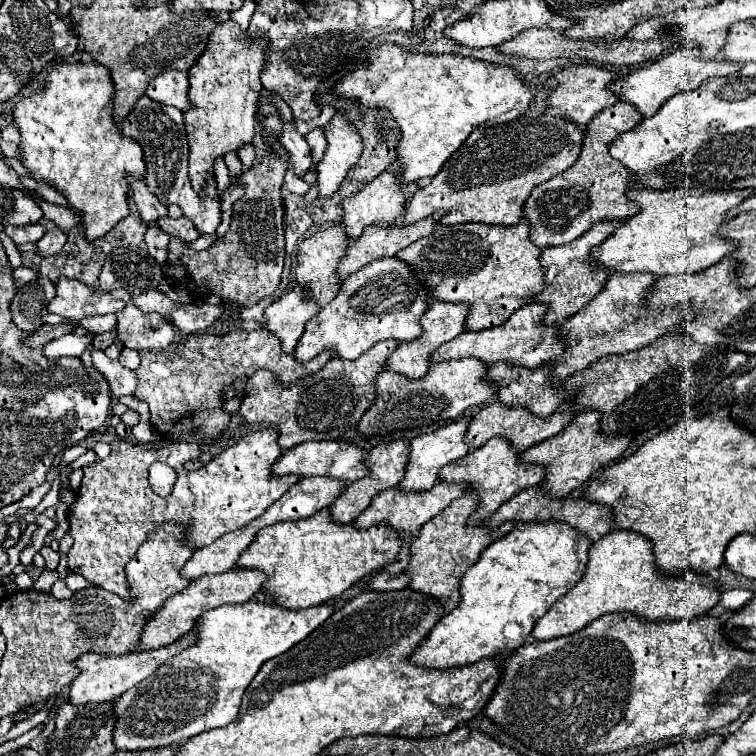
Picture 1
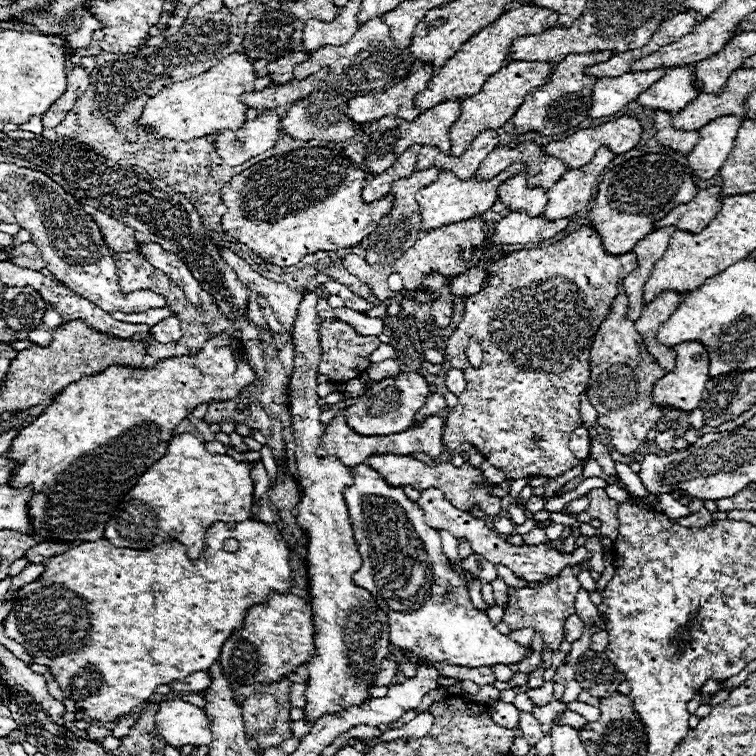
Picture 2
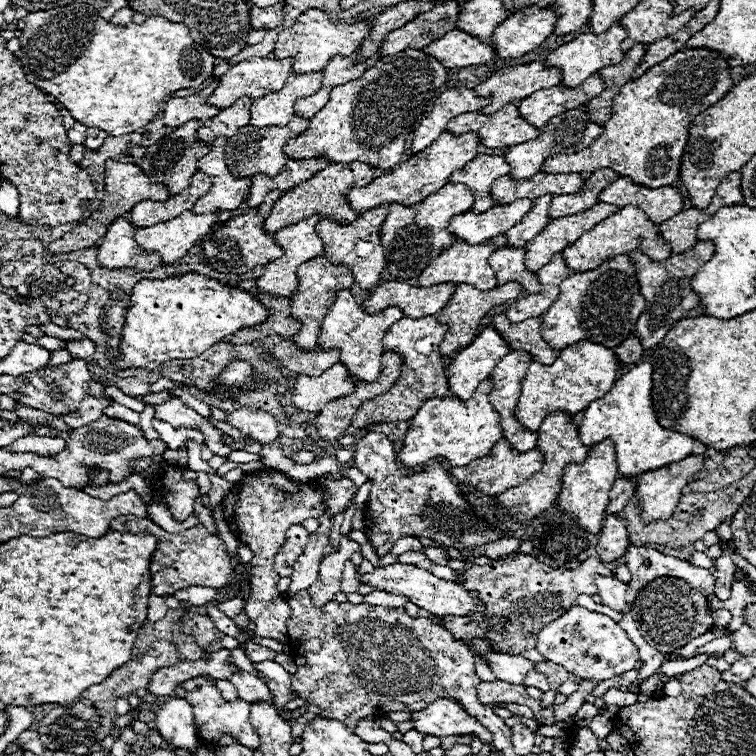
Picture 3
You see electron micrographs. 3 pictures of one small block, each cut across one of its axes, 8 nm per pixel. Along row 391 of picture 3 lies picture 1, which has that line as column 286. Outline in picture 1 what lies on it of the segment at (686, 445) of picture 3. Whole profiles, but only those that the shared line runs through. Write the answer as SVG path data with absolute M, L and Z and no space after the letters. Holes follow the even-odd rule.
M244 602L244 604L226 604L216 610L204 612L196 624L196 644L182 650L180 654L172 656L168 664L162 664L148 680L142 680L128 692L124 692L114 704L116 704L116 732L114 732L114 744L116 750L122 752L142 752L142 750L156 750L162 746L178 748L182 742L190 740L192 736L222 728L230 724L238 716L238 708L242 702L242 694L260 670L260 666L290 650L294 644L302 642L312 630L316 630L330 614L332 606L322 604L314 608L304 610L284 610L276 604L266 602Z

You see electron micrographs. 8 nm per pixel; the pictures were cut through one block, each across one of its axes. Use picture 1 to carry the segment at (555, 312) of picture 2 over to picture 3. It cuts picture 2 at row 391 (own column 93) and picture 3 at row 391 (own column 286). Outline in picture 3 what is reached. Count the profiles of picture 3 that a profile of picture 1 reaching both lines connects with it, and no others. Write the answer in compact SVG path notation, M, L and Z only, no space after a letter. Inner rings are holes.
M488 378L480 382L470 400L460 400L454 396L426 400L410 420L410 428L398 452L398 460L406 468L416 468L442 456L450 466L468 466L472 460L488 456L492 446L502 438L500 416L494 412L488 400L490 386L492 382Z

